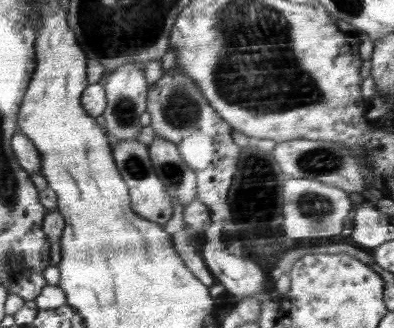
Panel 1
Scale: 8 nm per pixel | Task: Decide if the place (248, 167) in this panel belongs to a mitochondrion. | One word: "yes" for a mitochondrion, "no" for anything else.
no

